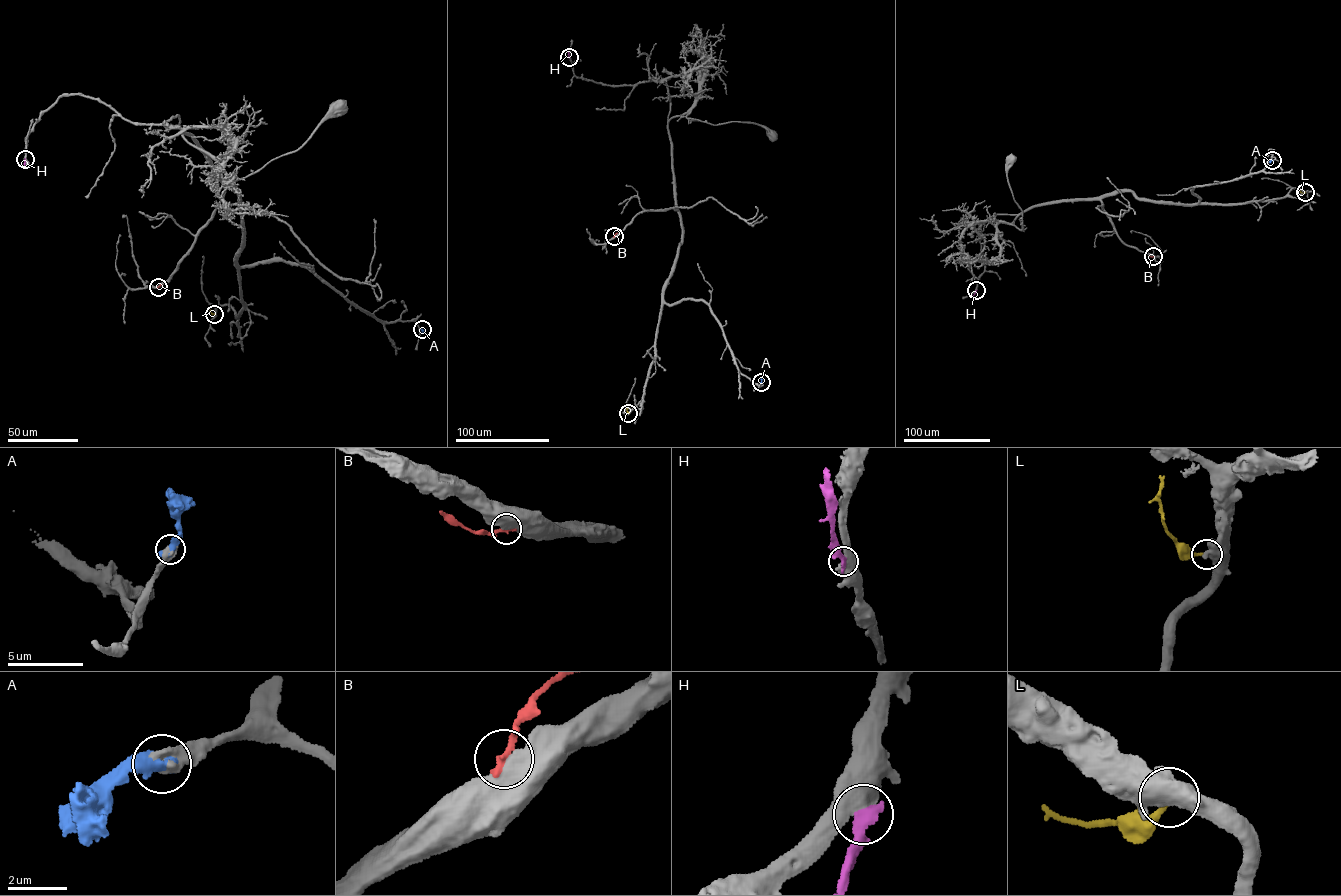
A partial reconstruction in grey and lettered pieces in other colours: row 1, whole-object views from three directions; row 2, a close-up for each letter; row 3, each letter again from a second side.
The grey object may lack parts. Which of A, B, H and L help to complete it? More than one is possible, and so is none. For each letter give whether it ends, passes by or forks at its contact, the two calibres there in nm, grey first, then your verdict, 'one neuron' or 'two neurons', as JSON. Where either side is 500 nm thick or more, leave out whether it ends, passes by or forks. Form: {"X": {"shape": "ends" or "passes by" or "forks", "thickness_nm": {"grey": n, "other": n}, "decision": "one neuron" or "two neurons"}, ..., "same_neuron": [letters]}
{"A": {"thickness_nm": {"grey": 550, "other": 500}, "decision": "one neuron"}, "B": {"thickness_nm": {"grey": 700, "other": 300}, "decision": "two neurons"}, "H": {"thickness_nm": {"grey": 500, "other": 460}, "decision": "two neurons"}, "L": {"thickness_nm": {"grey": 550, "other": 200}, "decision": "two neurons"}, "same_neuron": ["A"]}

